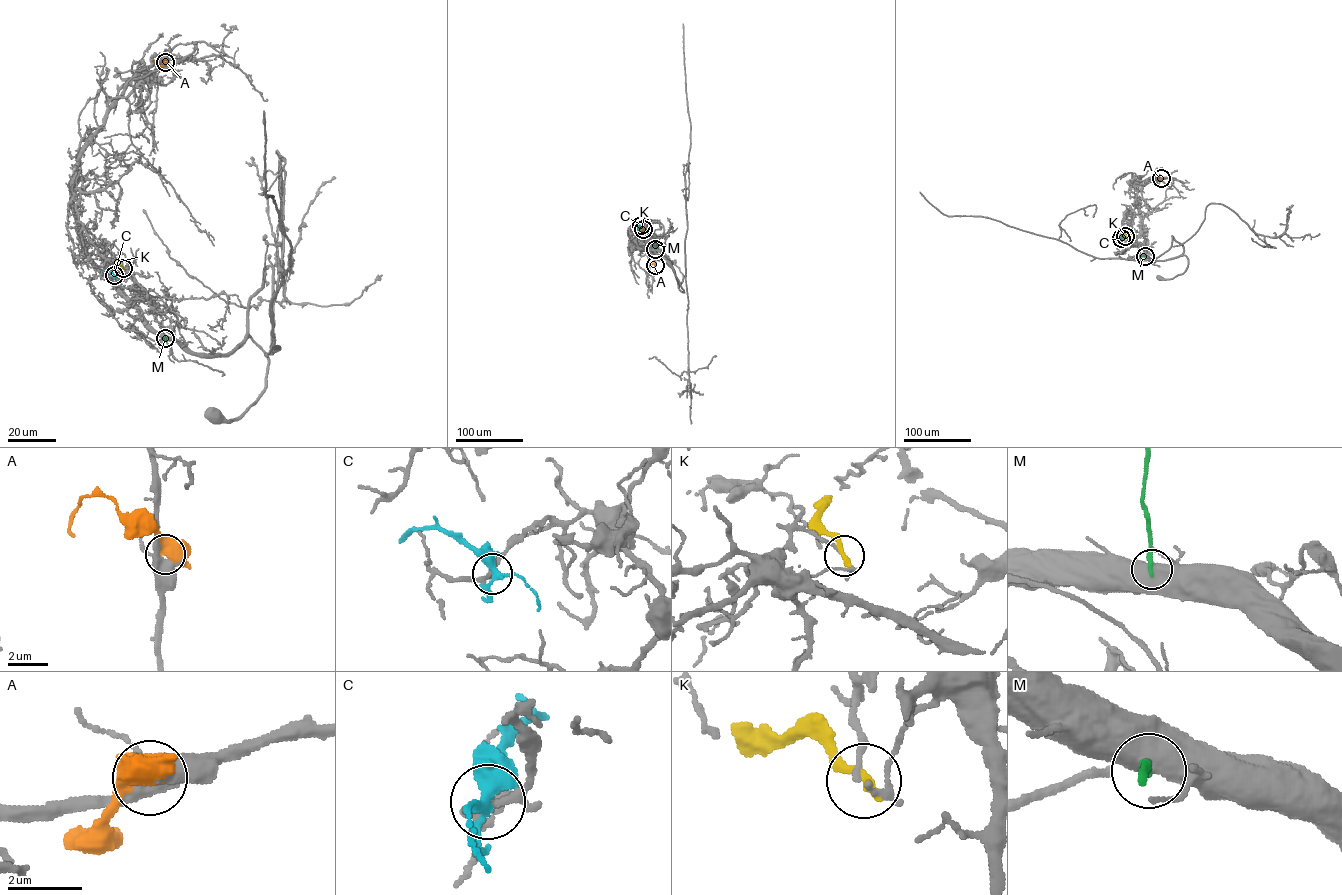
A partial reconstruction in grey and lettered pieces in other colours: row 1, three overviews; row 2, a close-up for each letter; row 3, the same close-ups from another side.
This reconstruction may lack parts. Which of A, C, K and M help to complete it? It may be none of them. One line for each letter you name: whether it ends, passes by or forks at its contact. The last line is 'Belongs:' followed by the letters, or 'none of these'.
C: it forks
Belongs: C

